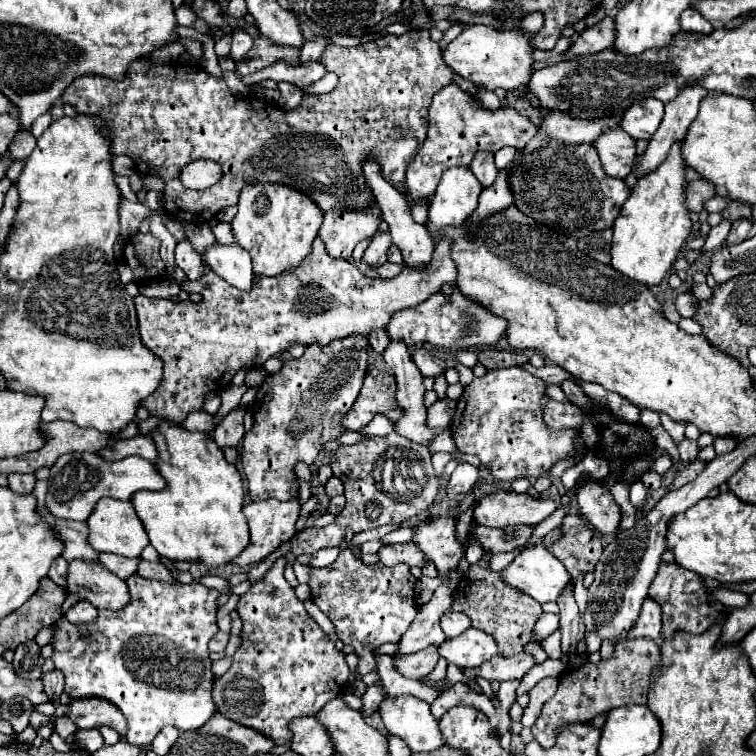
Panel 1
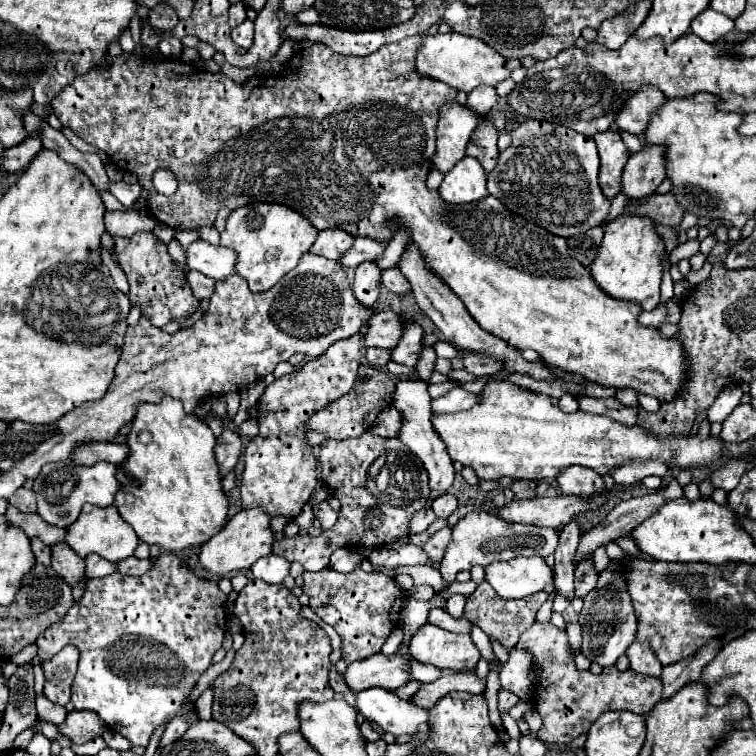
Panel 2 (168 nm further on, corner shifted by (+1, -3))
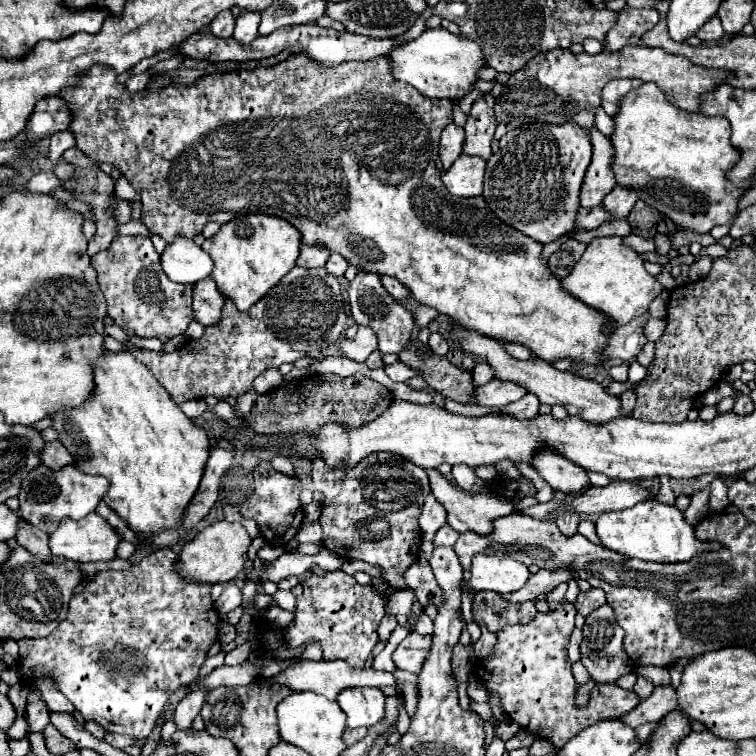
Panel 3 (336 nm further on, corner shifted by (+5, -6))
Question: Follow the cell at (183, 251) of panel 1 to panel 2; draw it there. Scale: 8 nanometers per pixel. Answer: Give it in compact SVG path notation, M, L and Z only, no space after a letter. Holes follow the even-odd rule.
M188 271L188 281L192 287L192 293L202 301L202 299L210 299L212 297L212 289L216 285L214 279L210 277L200 277L200 273L196 271Z

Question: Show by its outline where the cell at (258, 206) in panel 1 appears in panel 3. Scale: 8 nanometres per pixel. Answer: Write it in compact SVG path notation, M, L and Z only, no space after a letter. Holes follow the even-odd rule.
M248 214L222 224L220 230L202 244L202 248L214 260L212 278L220 292L226 298L232 298L240 310L248 310L296 266L300 244L300 232L284 218Z

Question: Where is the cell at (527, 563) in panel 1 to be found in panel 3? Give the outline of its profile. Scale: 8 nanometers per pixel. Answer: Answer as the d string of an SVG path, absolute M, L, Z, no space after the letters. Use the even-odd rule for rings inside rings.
M484 554L474 556L470 572L472 578L468 580L468 586L474 588L476 592L478 590L494 590L498 594L516 592L530 578L530 570L522 562Z

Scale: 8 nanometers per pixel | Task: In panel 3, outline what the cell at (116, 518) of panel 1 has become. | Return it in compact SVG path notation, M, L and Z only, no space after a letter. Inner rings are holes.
M92 512L80 520L64 518L56 532L50 534L50 550L58 558L76 560L76 562L100 562L100 560L114 560L116 548L122 542L122 536L116 532L114 526L110 526L100 514Z

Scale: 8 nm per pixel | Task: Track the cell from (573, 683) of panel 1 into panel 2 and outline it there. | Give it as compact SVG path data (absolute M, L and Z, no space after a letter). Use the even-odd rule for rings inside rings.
M534 623L530 629L526 629L524 635L520 635L520 641L516 643L514 649L524 649L528 653L532 653L532 661L540 665L542 669L542 677L540 681L534 685L534 693L532 693L532 705L534 709L540 713L542 717L542 729L538 733L544 733L542 743L552 747L554 743L566 745L570 741L574 741L578 735L586 733L586 729L596 721L596 717L600 717L606 711L632 711L638 715L646 715L652 711L652 707L660 701L660 679L656 677L646 677L646 675L636 675L630 669L626 671L618 671L616 667L604 667L600 675L592 675L590 671L578 671L574 665L574 652L568 644L566 631L554 627L552 623Z

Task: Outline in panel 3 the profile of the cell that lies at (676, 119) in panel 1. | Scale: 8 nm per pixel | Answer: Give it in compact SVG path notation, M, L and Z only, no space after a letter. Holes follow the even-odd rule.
M616 186L606 198L604 198L604 208L610 210L614 214L614 220L618 218L626 218L628 212L632 210L632 206L638 202L638 194L632 188L624 188L624 186Z

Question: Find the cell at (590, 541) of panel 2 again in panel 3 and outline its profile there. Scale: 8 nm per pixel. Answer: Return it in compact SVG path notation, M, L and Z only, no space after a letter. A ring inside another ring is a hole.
M556 568L556 570L538 570L536 574L530 576L528 584L520 588L520 592L512 592L512 596L504 596L508 602L526 602L526 600L536 600L554 590L560 582L570 582L574 580L572 568Z

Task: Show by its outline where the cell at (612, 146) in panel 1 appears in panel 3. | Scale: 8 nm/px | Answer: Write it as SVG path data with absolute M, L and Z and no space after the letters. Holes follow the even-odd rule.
M598 130L590 132L590 142L592 142L594 154L592 154L592 164L584 178L584 188L580 192L580 204L586 208L600 206L604 196L616 186L616 178L612 174L614 146Z

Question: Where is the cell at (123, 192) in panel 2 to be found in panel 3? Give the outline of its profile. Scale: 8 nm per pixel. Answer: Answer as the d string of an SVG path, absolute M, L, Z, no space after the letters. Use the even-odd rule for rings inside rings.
M40 172L30 178L30 182L24 186L30 192L54 192L58 188L64 188L64 184L58 180L54 172Z

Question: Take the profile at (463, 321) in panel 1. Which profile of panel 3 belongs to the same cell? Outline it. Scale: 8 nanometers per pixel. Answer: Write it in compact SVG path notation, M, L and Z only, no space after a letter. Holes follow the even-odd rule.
M360 326L358 334L352 340L342 340L340 350L344 356L356 360L356 362L364 362L368 358L370 352L374 352L378 348L378 336L370 326Z

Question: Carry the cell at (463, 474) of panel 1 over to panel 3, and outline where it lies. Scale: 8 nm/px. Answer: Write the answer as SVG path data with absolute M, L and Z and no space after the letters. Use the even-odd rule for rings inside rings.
M430 494L424 502L422 514L420 514L420 530L422 530L422 538L424 540L432 540L434 534L438 532L438 528L446 524L446 510L444 506Z

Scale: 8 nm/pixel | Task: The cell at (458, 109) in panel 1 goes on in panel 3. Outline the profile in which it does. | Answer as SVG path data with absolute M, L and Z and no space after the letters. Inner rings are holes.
M448 124L442 130L440 138L440 160L444 164L444 170L448 170L454 164L454 160L462 154L462 144L464 144L464 128Z

